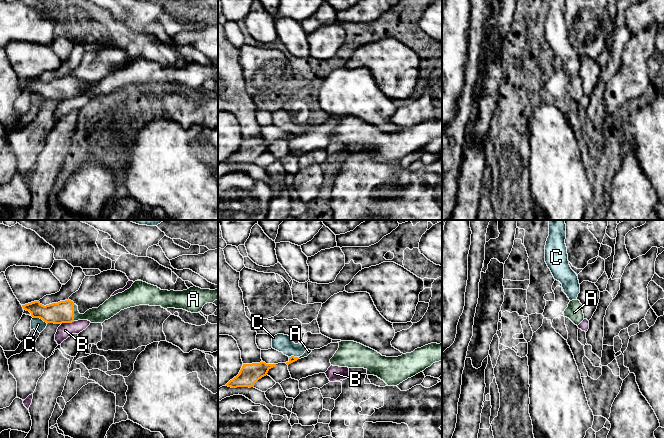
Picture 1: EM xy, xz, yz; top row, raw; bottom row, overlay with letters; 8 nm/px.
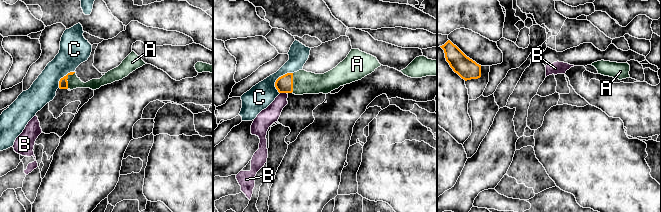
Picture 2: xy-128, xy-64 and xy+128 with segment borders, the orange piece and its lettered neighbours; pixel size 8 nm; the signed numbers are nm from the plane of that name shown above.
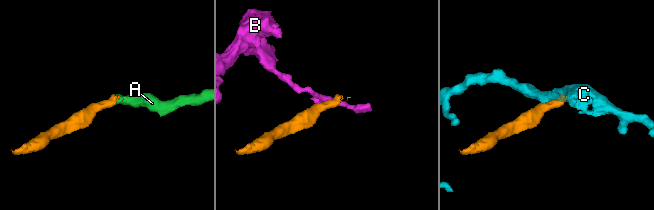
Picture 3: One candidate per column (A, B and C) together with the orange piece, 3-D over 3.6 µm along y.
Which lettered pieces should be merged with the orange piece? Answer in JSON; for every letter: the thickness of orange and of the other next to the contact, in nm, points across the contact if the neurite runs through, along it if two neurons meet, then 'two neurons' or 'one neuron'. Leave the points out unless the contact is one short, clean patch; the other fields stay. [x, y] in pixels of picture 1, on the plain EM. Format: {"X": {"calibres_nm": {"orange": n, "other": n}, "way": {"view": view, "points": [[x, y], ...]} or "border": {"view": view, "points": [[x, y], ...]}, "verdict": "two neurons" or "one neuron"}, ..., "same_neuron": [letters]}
{"A": {"calibres_nm": {"orange": 180, "other": 130}, "way": {"view": "xy", "points": [[62, 88], [73, 88], [77, 92], [104, 88]]}, "verdict": "one neuron"}, "B": {"calibres_nm": {"orange": 180, "other": 120}, "border": {"view": "xy", "points": [[74, 97], [61, 100]]}, "verdict": "two neurons"}, "C": {"calibres_nm": {"orange": 180, "other": 100}, "border": {"view": "xy", "points": [[33, 93], [39, 93], [47, 99]]}, "verdict": "two neurons"}, "same_neuron": ["A"]}

